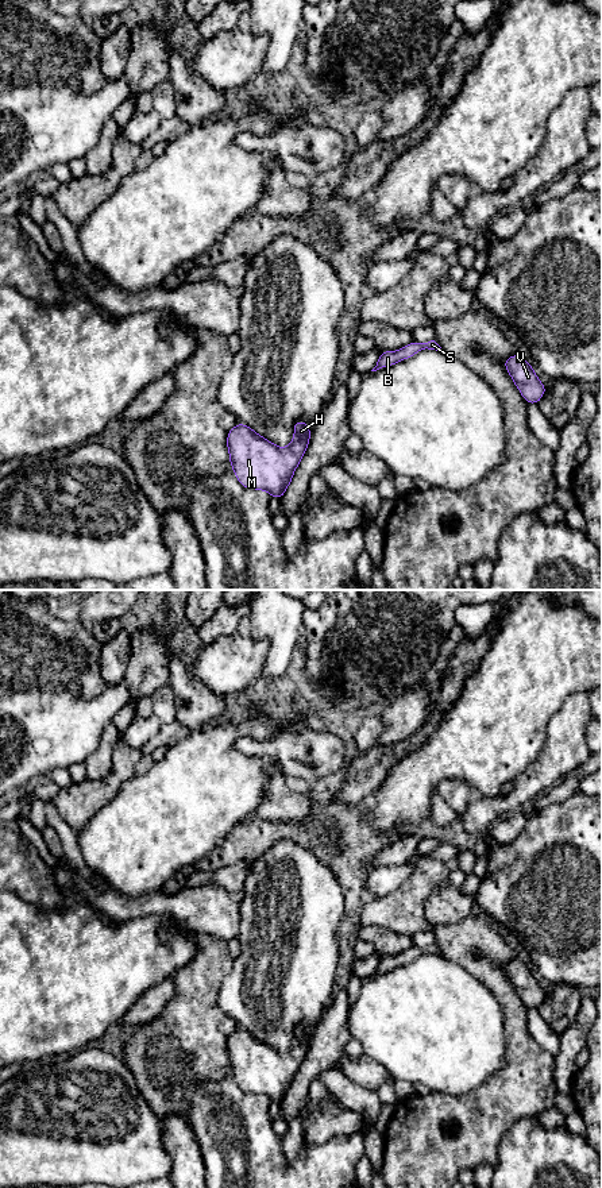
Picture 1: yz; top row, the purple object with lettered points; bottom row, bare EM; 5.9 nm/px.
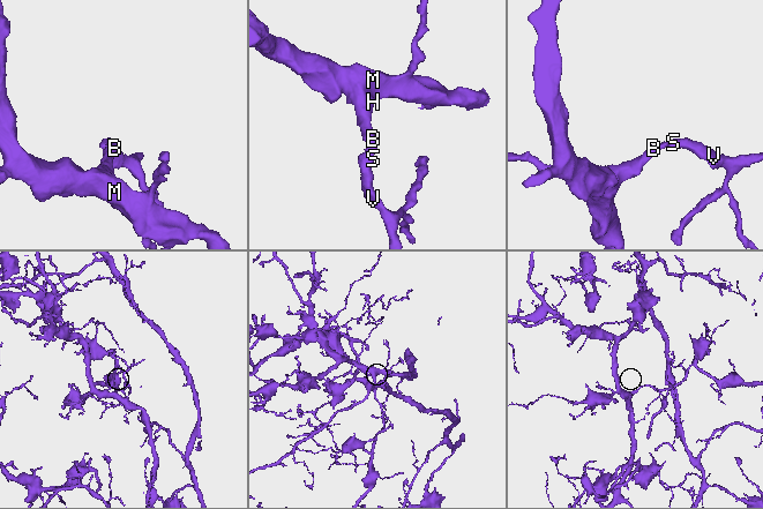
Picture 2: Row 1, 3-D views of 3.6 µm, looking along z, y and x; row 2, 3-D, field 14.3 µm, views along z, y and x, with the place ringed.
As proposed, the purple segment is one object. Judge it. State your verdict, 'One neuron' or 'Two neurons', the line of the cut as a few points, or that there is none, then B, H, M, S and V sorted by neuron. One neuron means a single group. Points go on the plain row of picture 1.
One neuron. No split. Groups: B H M S V

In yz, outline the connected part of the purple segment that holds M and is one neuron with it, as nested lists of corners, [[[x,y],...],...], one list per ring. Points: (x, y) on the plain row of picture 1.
[[[296,1026],[293,1037],[292,1048],[282,1053],[236,1027],[227,1038],[227,1053],[229,1069],[243,1092],[267,1096],[273,1103],[283,1102],[312,1040],[306,1026]]]

